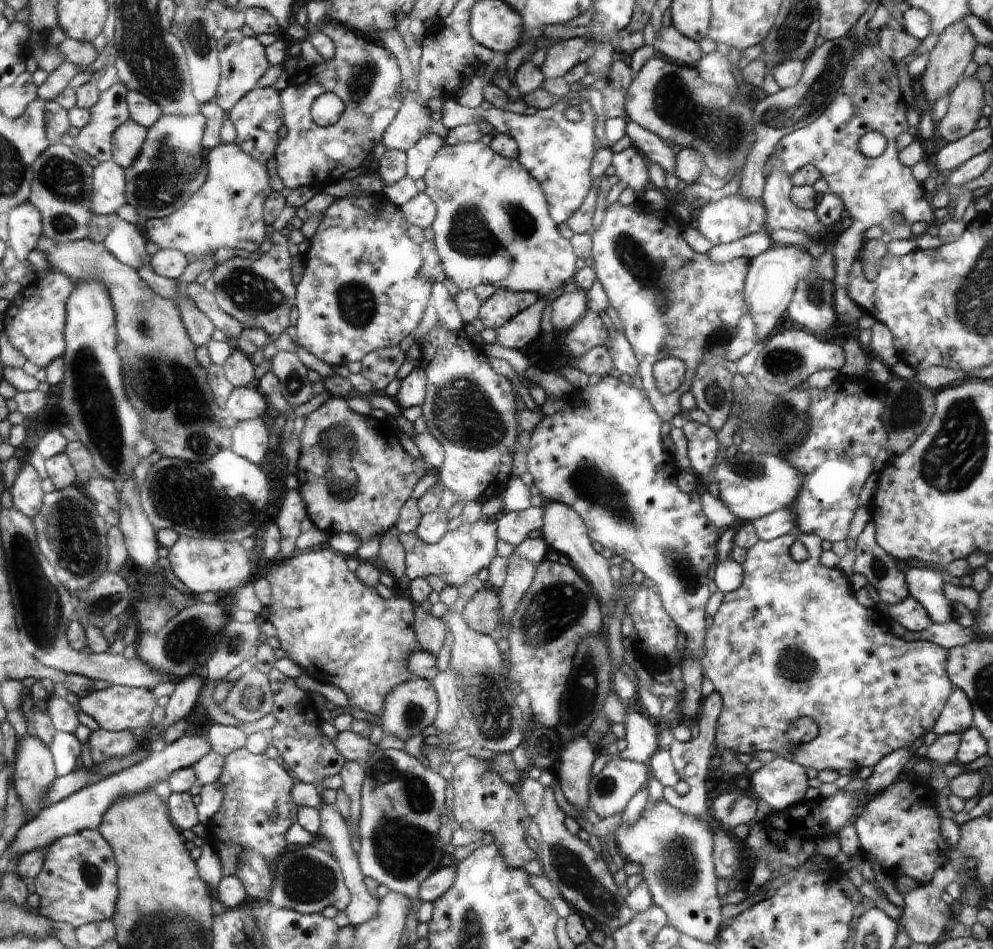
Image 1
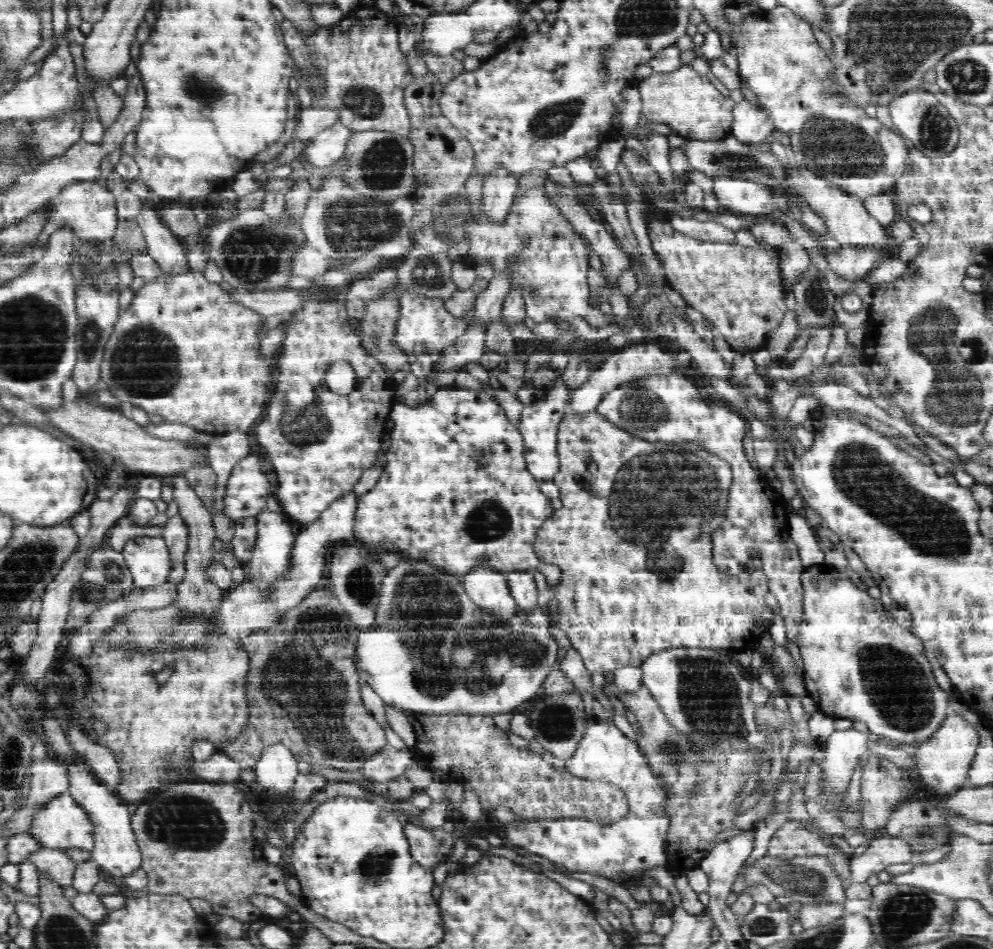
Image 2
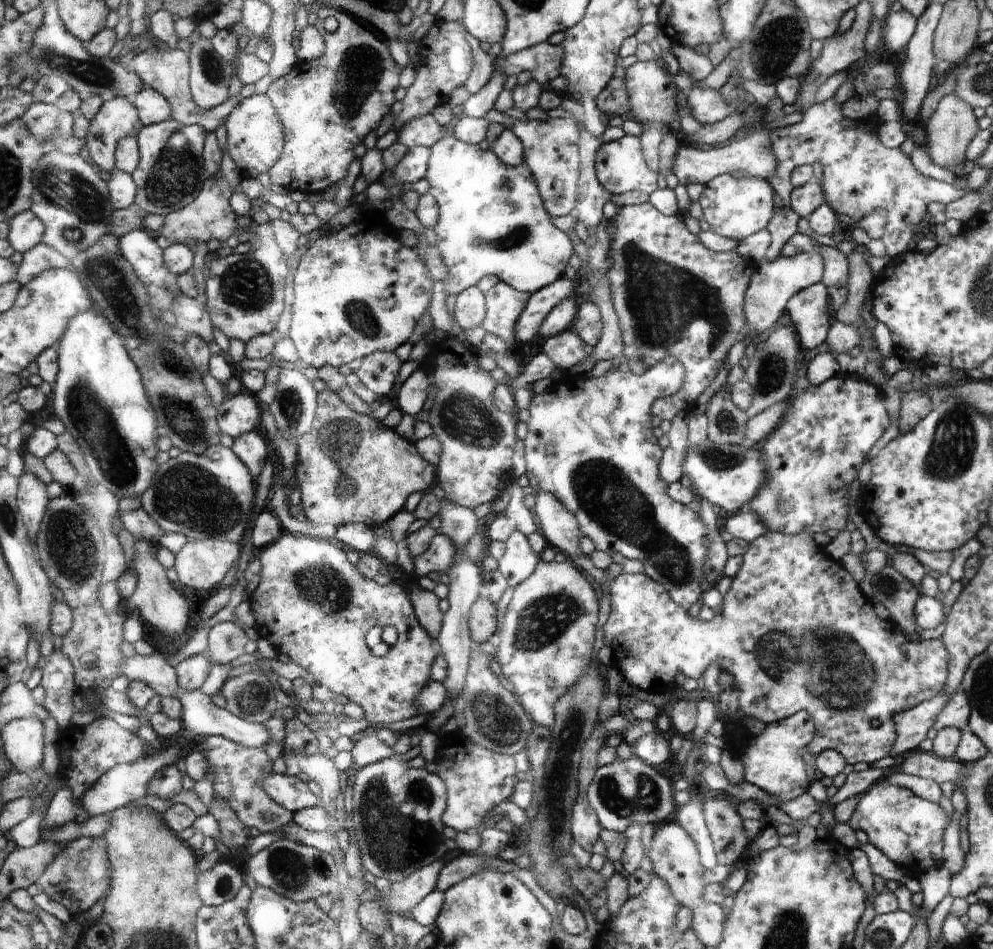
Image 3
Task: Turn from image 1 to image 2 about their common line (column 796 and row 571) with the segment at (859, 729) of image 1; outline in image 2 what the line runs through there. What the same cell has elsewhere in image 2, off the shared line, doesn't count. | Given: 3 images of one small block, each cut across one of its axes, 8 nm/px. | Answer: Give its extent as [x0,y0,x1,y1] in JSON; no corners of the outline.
[533,410,769,675]

